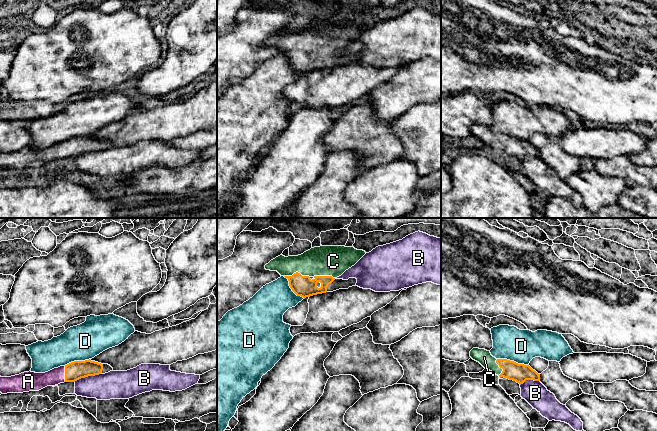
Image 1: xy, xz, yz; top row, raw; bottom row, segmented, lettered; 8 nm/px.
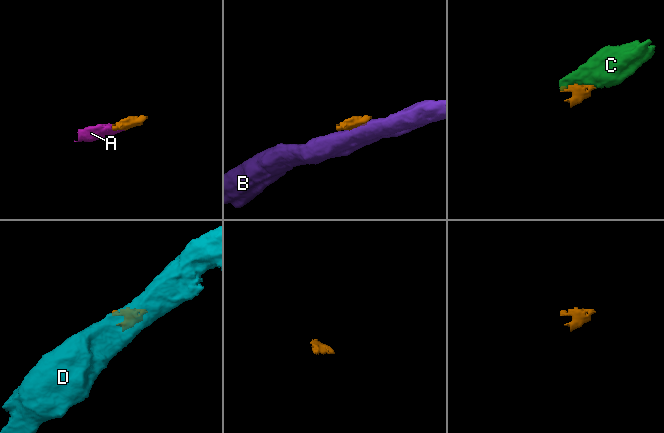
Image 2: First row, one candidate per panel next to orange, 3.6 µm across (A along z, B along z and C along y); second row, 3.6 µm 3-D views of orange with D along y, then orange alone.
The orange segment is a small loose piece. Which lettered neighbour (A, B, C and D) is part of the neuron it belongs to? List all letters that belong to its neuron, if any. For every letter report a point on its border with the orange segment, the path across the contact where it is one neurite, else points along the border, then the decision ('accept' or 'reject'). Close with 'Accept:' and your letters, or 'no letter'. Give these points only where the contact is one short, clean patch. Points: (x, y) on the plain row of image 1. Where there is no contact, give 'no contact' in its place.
A: xy (65, 150) | accept
B: xy (87, 152) | along xy (101, 148), (81, 153), (74, 157) | reject
C: xz (297, 48) | accept
D: yz (512, 137) | reject
Accept: A, C

